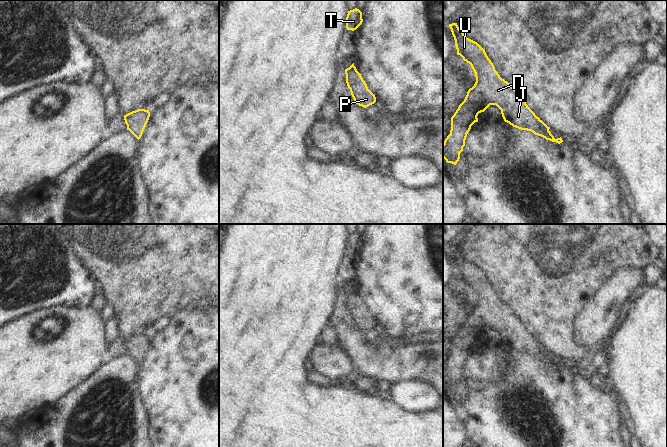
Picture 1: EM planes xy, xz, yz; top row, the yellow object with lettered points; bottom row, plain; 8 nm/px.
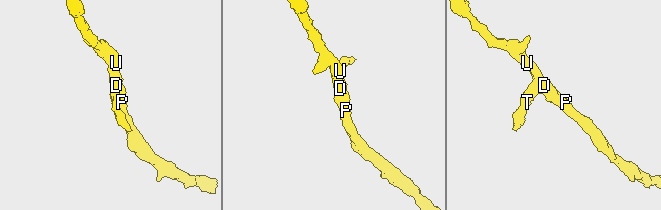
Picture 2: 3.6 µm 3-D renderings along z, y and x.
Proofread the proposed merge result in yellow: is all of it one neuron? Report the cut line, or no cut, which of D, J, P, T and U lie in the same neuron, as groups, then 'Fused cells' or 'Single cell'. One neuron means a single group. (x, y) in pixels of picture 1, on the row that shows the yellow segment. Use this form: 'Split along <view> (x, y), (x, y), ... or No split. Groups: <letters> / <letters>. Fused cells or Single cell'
No split. Groups: D J P T U. Single cell

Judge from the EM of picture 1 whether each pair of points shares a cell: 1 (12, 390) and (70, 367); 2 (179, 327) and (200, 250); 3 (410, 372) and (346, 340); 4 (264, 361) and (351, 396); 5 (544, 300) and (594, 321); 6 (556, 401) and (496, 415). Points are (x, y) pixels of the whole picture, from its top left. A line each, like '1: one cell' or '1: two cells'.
1: one cell
2: two cells
3: one cell
4: one cell
5: two cells
6: one cell

